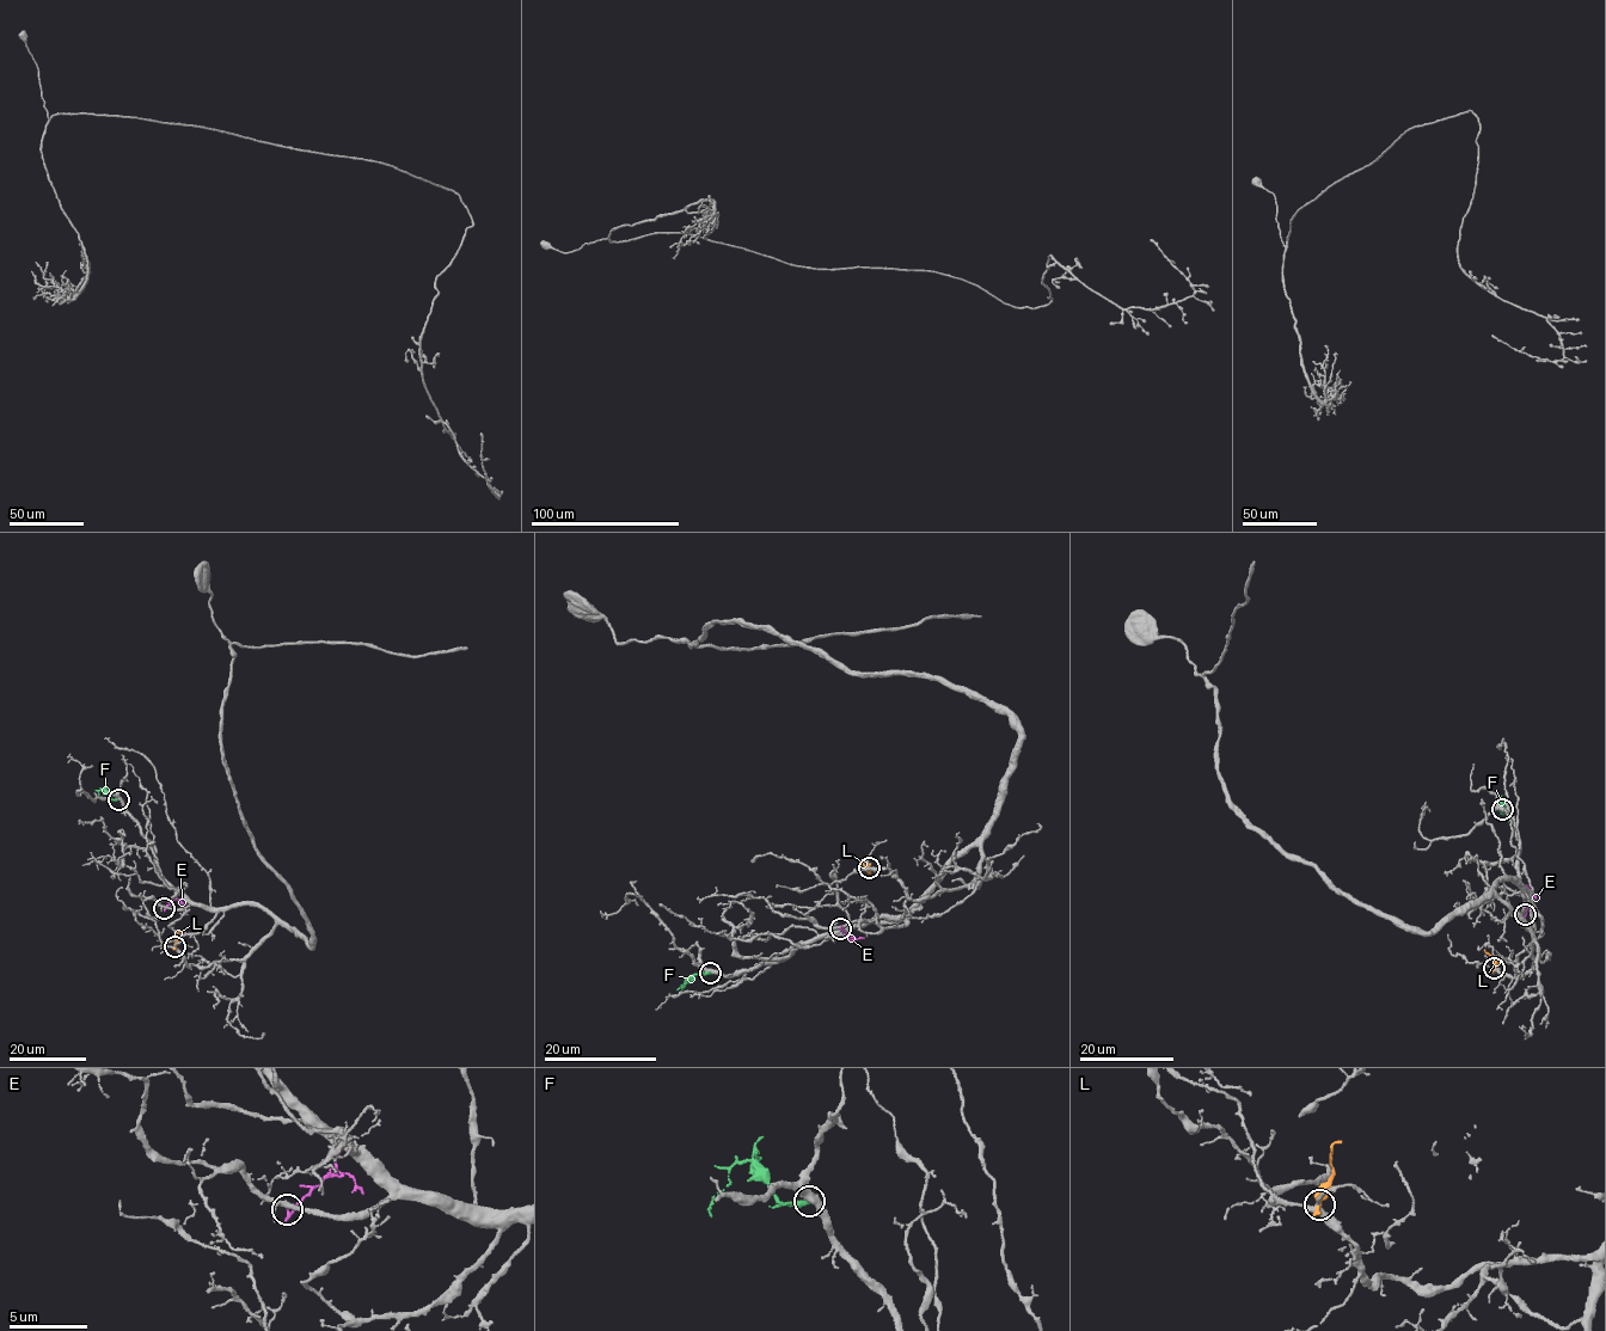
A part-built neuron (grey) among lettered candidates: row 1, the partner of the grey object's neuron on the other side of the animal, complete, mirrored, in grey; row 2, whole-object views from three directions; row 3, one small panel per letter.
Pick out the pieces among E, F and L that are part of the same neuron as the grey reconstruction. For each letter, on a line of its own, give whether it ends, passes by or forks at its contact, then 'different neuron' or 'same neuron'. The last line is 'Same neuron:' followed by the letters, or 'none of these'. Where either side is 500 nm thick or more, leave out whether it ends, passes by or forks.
E: it ends there; different neuron
F: it ends there; different neuron
L: it ends there; different neuron
Same neuron: none of these

